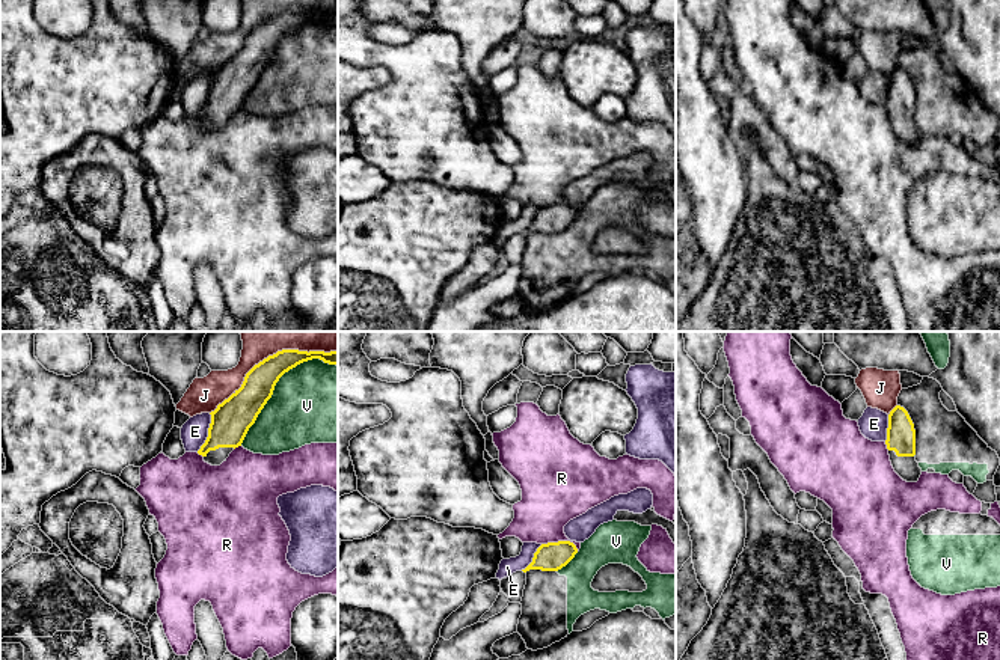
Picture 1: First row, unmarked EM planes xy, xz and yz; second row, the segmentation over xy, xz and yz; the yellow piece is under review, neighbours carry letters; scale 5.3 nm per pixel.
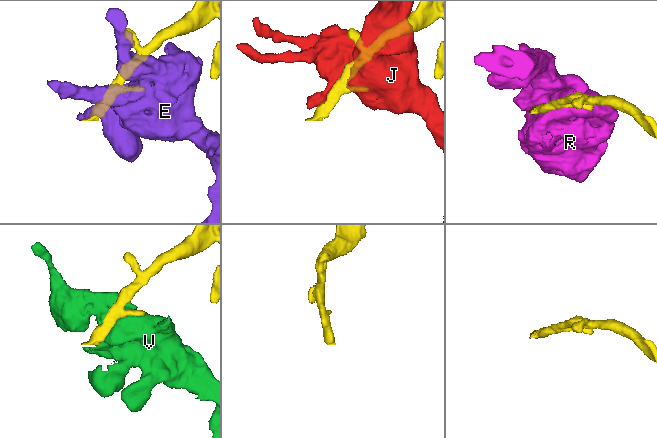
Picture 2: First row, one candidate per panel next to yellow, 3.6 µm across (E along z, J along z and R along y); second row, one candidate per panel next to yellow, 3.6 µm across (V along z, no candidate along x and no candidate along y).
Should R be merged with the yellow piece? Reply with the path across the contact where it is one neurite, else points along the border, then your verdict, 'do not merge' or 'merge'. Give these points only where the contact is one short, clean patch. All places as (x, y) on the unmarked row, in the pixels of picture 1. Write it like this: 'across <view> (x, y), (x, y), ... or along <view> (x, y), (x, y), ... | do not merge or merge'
along xz (542, 207), (570, 204), (578, 213) | do not merge

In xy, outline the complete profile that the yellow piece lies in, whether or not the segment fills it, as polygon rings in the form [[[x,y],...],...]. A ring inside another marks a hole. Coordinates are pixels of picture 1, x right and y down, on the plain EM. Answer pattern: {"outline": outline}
{"outline": [[[282,12],[255,27],[246,36],[241,50],[210,75],[208,99],[198,113],[204,124],[211,128],[226,124],[229,116],[241,108],[249,90],[271,60],[279,41],[312,21],[338,29],[338,12],[330,15]]]}

